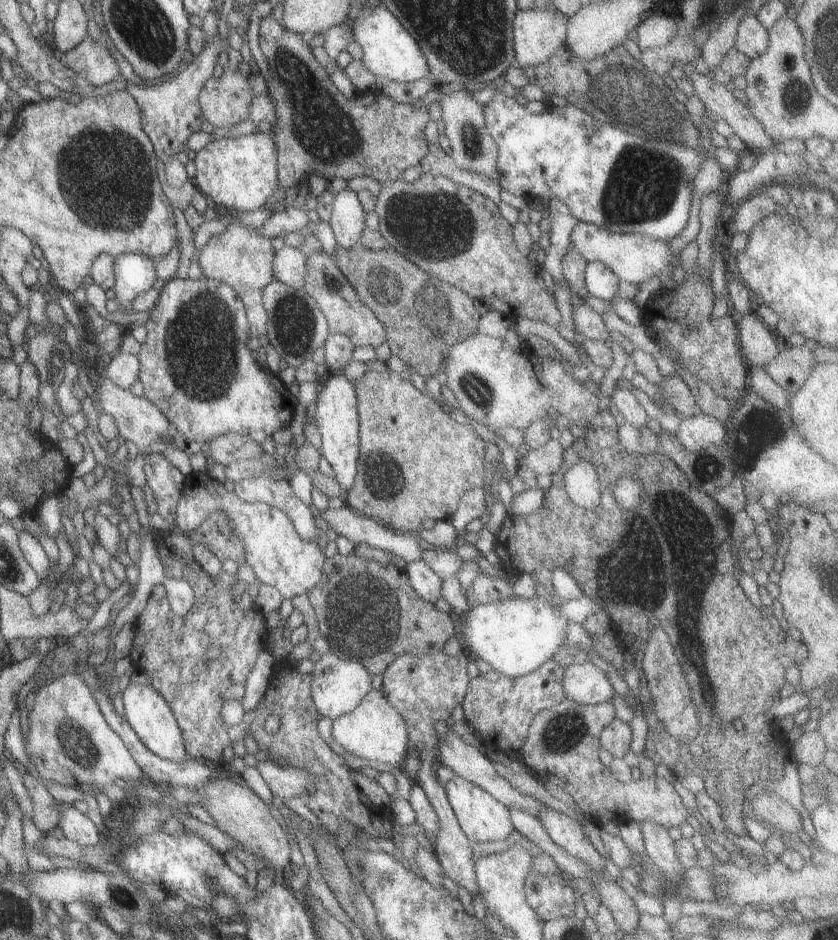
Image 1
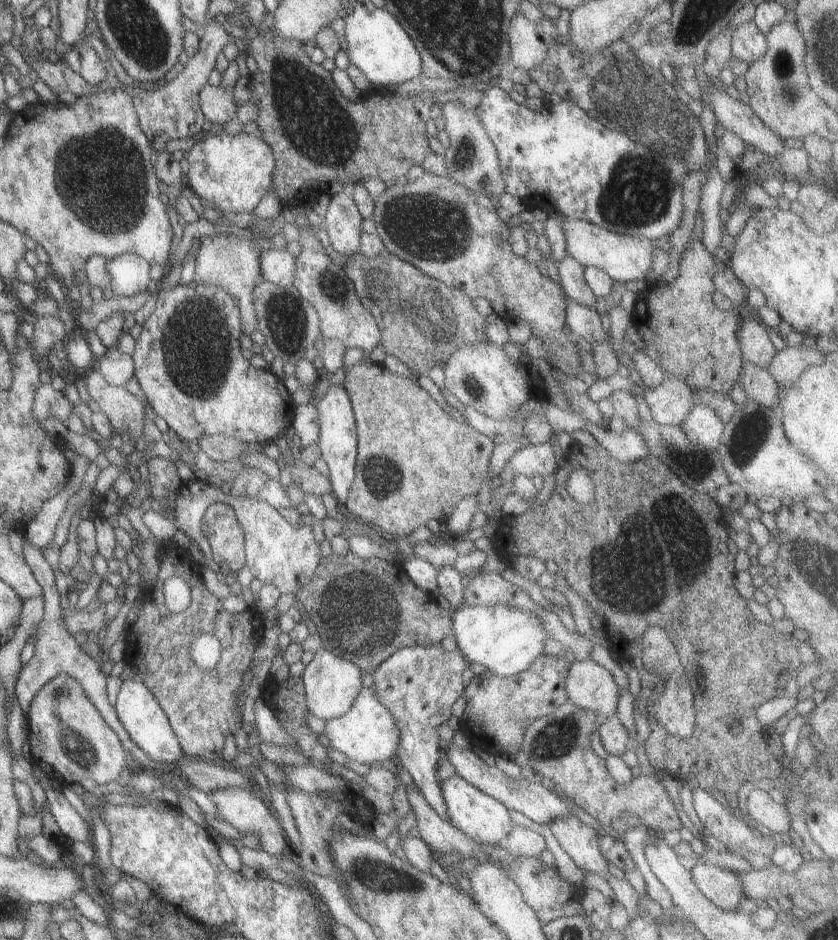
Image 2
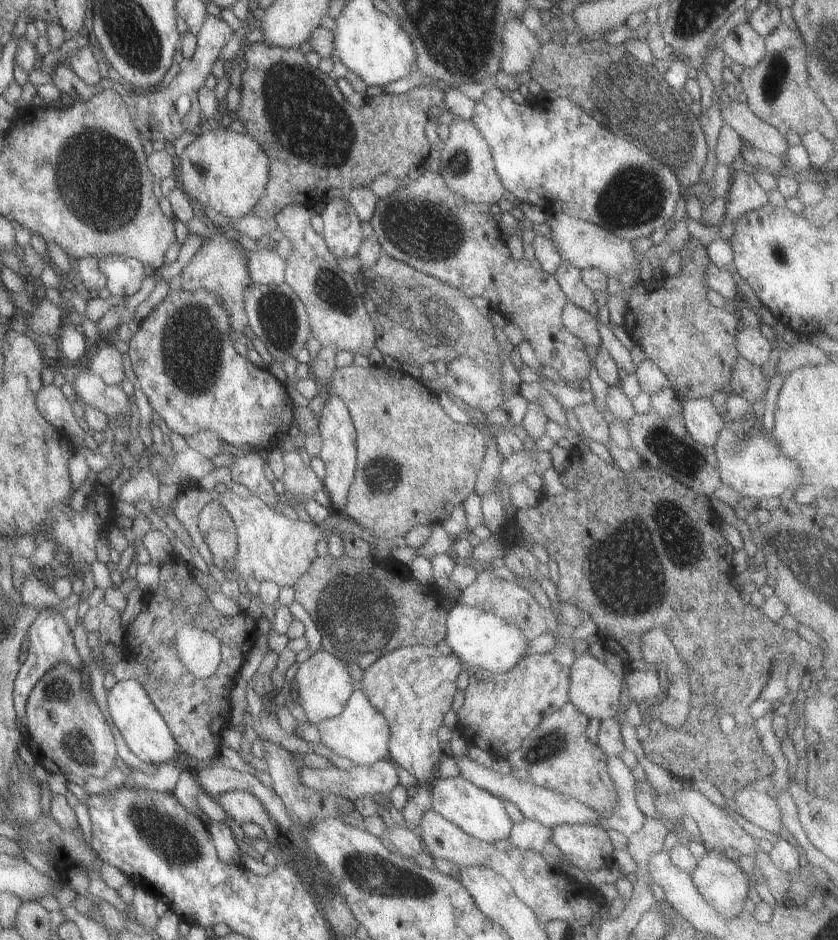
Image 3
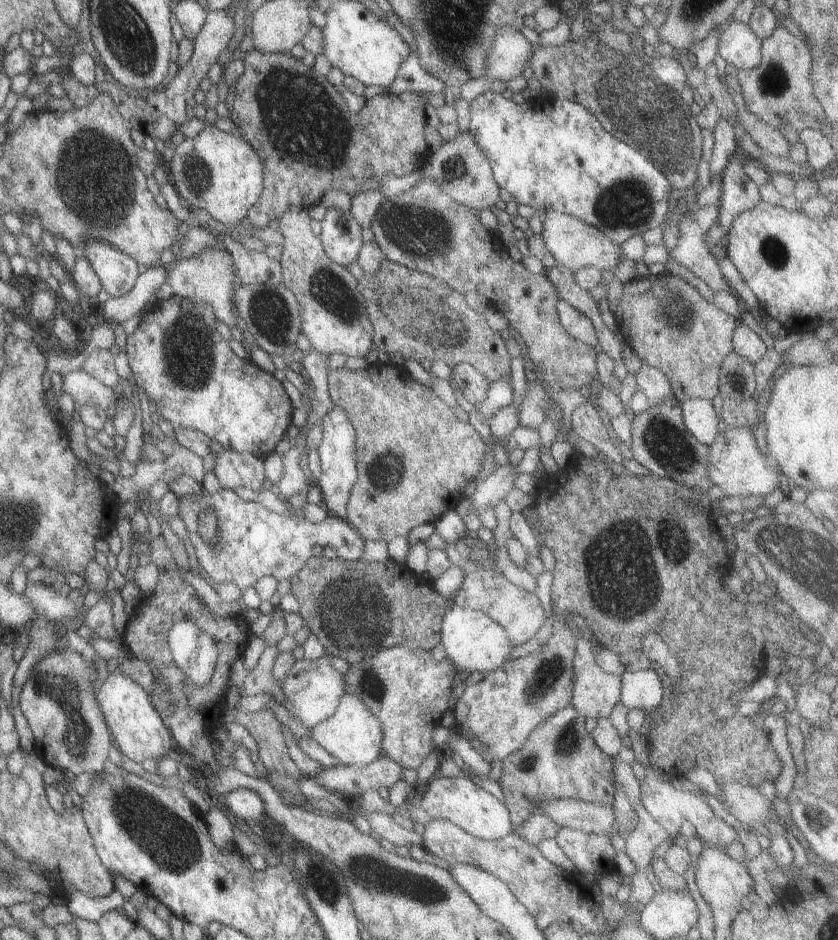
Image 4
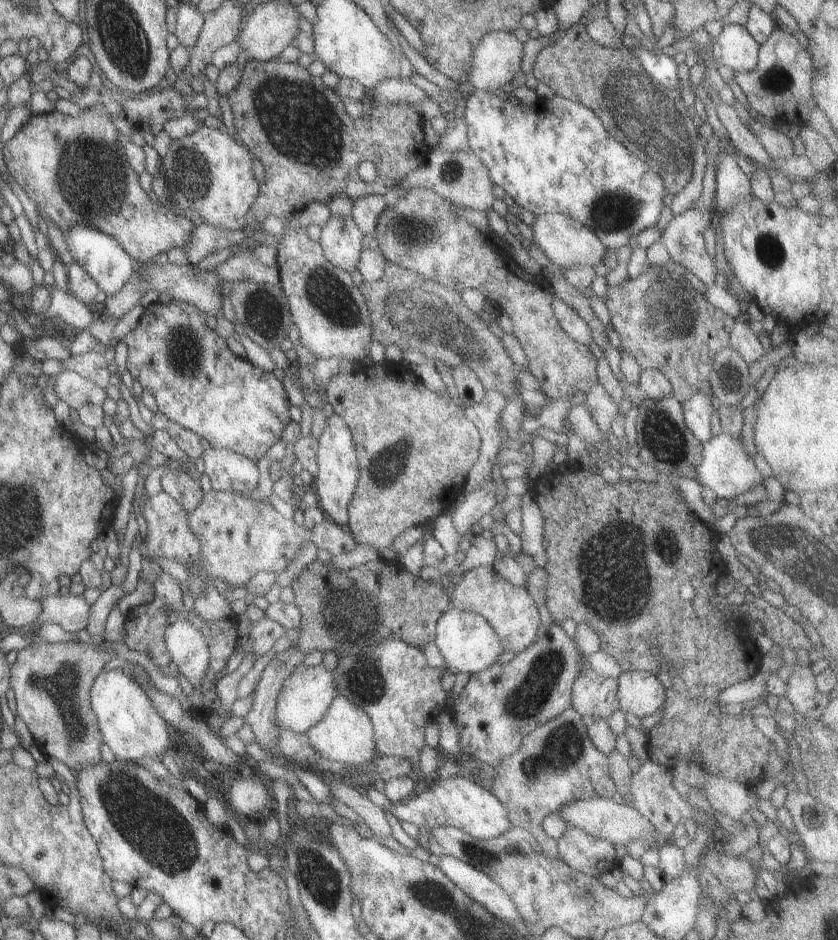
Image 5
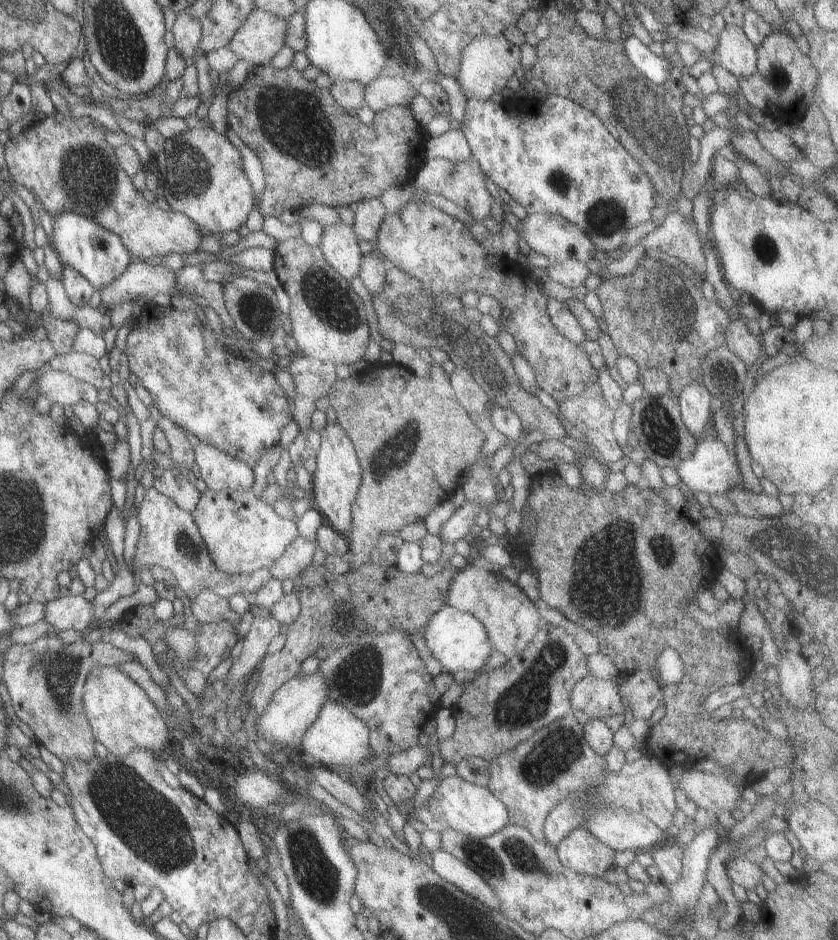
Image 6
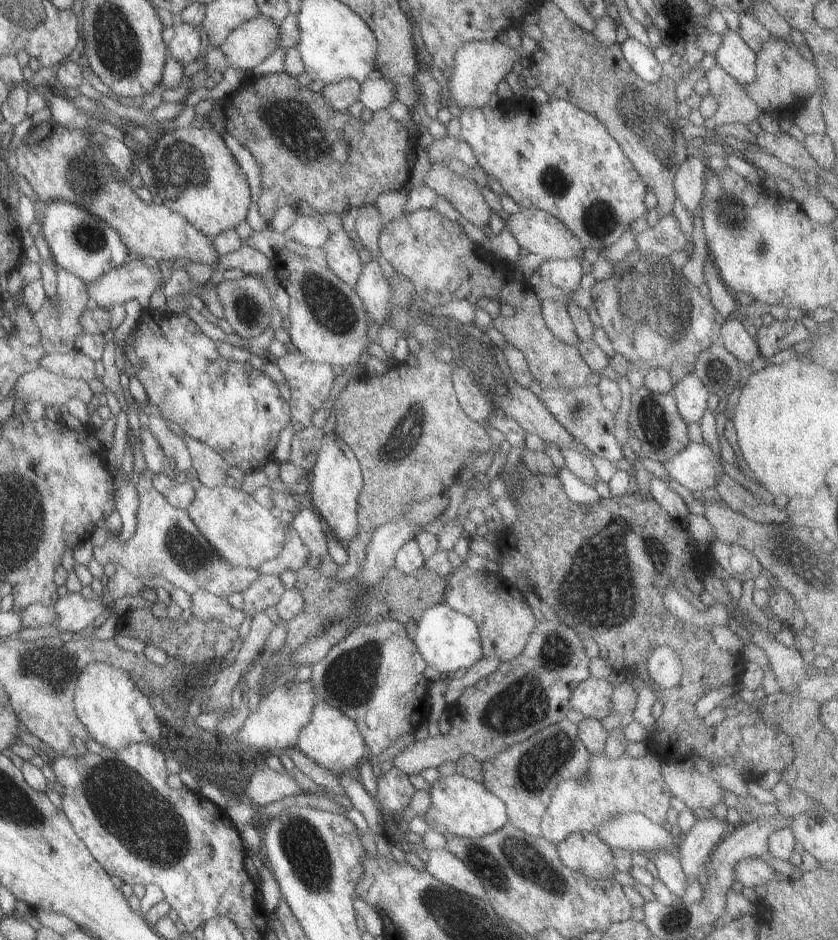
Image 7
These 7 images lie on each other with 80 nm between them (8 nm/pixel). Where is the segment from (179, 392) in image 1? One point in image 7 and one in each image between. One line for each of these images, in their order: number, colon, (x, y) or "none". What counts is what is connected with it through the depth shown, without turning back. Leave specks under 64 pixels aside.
2: (187, 361)
3: (181, 354)
4: (196, 382)
5: (197, 383)
6: (236, 407)
7: (237, 411)

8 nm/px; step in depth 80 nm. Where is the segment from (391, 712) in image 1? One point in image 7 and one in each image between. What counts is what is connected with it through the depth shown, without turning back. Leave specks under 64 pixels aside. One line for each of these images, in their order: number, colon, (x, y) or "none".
2: (366, 732)
3: (359, 733)
4: (351, 735)
5: (344, 734)
6: (335, 737)
7: (329, 739)

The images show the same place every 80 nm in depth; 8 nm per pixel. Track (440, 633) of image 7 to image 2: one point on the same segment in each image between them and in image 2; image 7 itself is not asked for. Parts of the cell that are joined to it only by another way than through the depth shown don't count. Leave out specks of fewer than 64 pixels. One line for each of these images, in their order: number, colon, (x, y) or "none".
2: (504, 640)
3: (477, 637)
4: (471, 641)
5: (466, 643)
6: (455, 640)

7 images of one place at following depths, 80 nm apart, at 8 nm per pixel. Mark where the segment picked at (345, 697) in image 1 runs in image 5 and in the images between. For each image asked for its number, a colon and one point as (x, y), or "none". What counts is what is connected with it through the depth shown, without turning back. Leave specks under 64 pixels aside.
2: (330, 684)
3: (322, 683)
4: (312, 689)
5: (304, 697)

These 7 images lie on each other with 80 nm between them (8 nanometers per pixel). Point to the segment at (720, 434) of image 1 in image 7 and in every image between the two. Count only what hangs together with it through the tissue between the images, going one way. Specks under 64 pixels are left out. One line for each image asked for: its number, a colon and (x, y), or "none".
2: (701, 426)
3: (702, 422)
4: (698, 417)
5: (696, 410)
6: (693, 400)
7: (690, 396)

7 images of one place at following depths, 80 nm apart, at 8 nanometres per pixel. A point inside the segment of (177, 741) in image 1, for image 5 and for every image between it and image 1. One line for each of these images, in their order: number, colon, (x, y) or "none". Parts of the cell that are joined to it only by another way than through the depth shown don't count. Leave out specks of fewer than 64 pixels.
2: (136, 708)
3: (142, 728)
4: (139, 734)
5: (127, 723)

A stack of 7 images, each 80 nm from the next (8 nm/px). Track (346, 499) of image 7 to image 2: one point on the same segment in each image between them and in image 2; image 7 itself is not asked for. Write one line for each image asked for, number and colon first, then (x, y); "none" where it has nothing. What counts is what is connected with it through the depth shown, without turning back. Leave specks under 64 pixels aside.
2: (336, 440)
3: (337, 452)
4: (336, 456)
5: (337, 474)
6: (336, 478)

